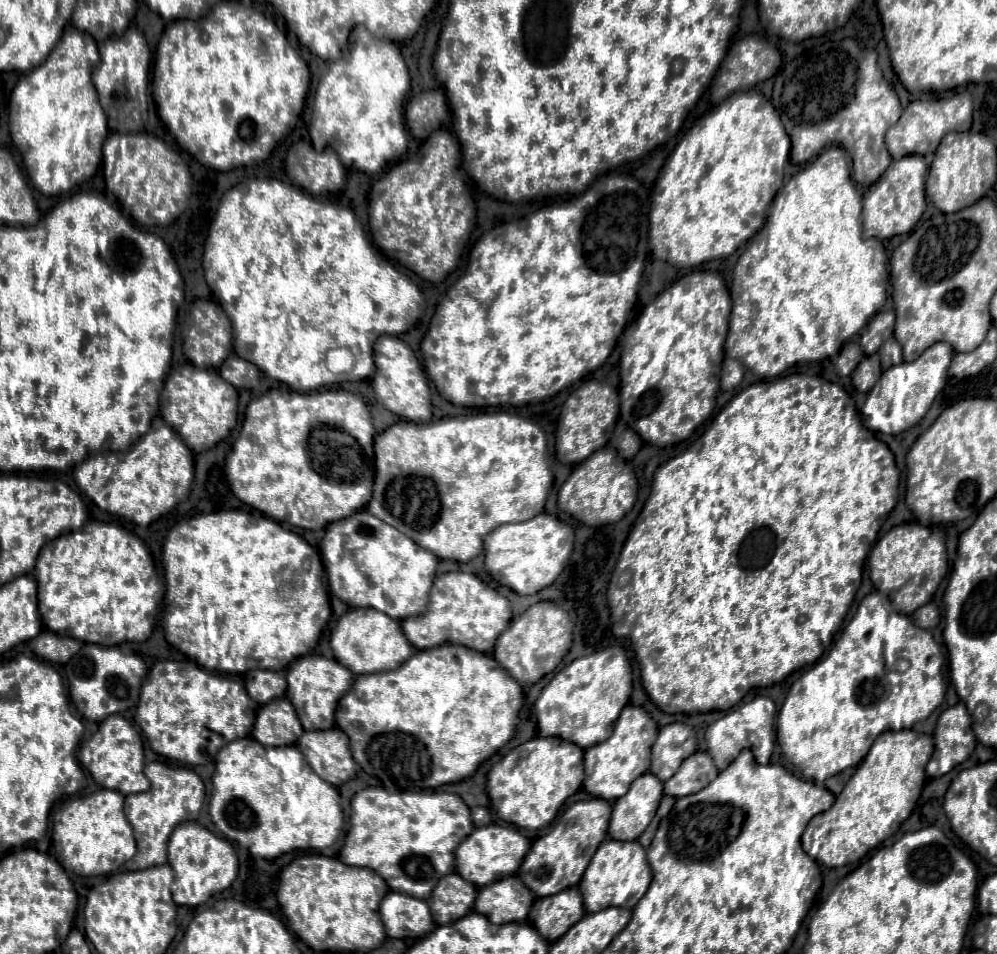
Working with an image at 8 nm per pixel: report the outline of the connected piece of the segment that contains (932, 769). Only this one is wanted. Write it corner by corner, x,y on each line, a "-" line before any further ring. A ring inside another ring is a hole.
962,702
940,714
934,742
936,750
926,766
930,778
944,776
974,752
976,736
972,732
972,718

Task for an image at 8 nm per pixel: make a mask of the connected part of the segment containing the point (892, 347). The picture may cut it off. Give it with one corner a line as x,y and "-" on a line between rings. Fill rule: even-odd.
894,338
886,341
878,351
878,354
883,370
887,370
891,366
897,365
903,361
902,347

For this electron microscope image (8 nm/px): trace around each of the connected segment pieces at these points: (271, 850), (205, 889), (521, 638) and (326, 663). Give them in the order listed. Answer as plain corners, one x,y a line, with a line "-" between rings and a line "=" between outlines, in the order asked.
240,738
216,754
210,816
228,840
248,848
252,856
274,860
292,850
332,846
344,826
338,790
324,782
296,746
268,748
254,738
=
184,822
172,832
168,842
168,864
174,870
172,898
180,906
204,904
212,894
226,890
238,872
238,858
232,844
198,822
=
538,602
530,606
524,614
516,616
510,626
500,634
494,648
494,658
504,666
512,678
520,684
534,684
544,674
552,672
572,644
572,622
566,610
556,606
554,602
=
302,656
294,660
286,672
288,692
286,698
294,704
294,710
304,726
304,730
328,730
334,726
334,710
338,700
346,694
352,684
354,674
340,666
336,660
328,660
324,656

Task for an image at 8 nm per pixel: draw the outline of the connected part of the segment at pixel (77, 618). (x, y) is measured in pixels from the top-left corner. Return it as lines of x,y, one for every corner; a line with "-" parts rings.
92,521
82,530
50,540
38,556
34,578
38,582
40,616
44,626
60,636
72,636
100,646
148,640
152,634
152,618
164,596
164,586
154,570
146,544
119,525
100,521

